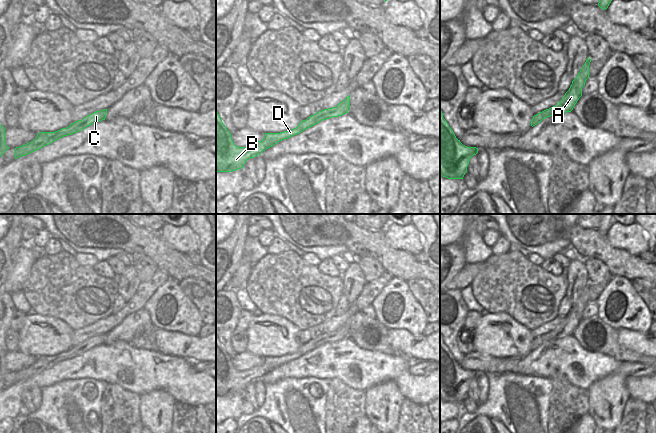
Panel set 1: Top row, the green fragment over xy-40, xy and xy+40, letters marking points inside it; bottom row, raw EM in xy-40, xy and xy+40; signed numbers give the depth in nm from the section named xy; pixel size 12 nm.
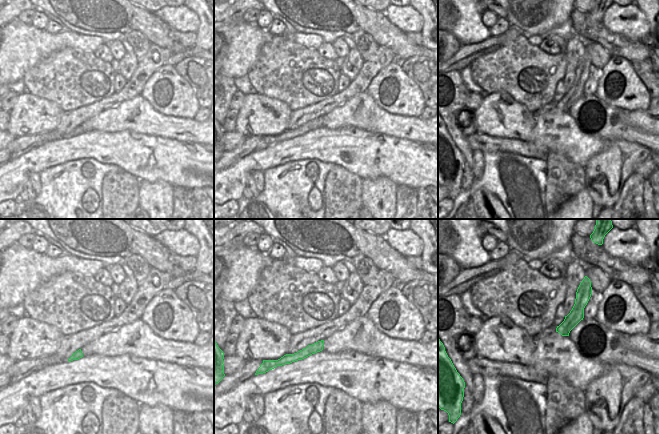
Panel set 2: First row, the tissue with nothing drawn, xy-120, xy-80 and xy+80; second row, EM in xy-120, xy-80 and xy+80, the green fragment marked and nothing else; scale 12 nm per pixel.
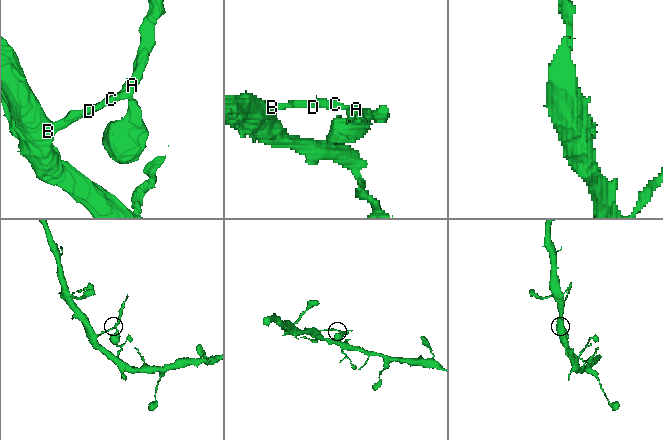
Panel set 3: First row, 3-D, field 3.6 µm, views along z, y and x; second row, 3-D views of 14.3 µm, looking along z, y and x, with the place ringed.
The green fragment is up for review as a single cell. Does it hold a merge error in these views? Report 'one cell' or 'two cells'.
two cells

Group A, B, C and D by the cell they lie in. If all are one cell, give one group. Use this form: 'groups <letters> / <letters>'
groups A / B C D

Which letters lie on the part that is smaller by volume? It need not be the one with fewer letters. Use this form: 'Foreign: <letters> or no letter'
Foreign: A.

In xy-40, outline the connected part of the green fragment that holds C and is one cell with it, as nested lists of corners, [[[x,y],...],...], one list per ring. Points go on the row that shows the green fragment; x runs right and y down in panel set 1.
[[[103,109],[101,111],[96,111],[90,115],[87,115],[82,120],[78,120],[74,123],[71,123],[68,127],[62,128],[58,131],[40,132],[37,134],[36,138],[33,141],[15,148],[15,159],[37,151],[42,147],[49,145],[64,136],[72,135],[94,123],[105,120],[106,114],[107,109]]]

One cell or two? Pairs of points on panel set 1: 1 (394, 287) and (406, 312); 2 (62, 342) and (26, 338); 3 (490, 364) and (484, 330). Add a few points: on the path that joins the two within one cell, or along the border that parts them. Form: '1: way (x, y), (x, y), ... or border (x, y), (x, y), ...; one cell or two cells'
1: way (400, 292), (405, 298), (405, 306); one cell
2: way (53, 338), (35, 338); one cell
3: border (474, 351), (492, 356), (511, 357); two cells

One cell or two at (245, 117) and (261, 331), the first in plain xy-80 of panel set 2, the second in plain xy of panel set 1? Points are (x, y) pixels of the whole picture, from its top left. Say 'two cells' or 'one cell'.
one cell

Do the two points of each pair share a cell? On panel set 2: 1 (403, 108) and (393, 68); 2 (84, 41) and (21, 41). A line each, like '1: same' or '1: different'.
1: same
2: same

